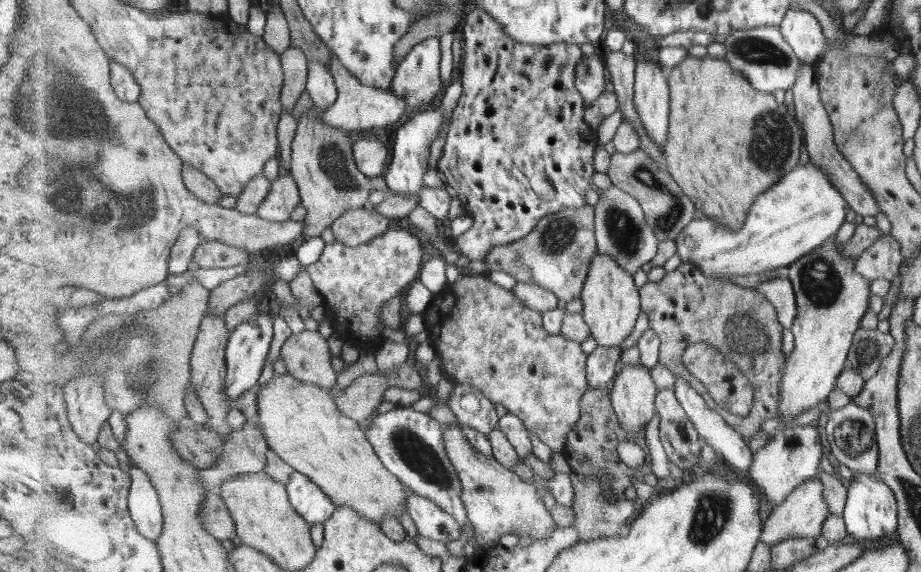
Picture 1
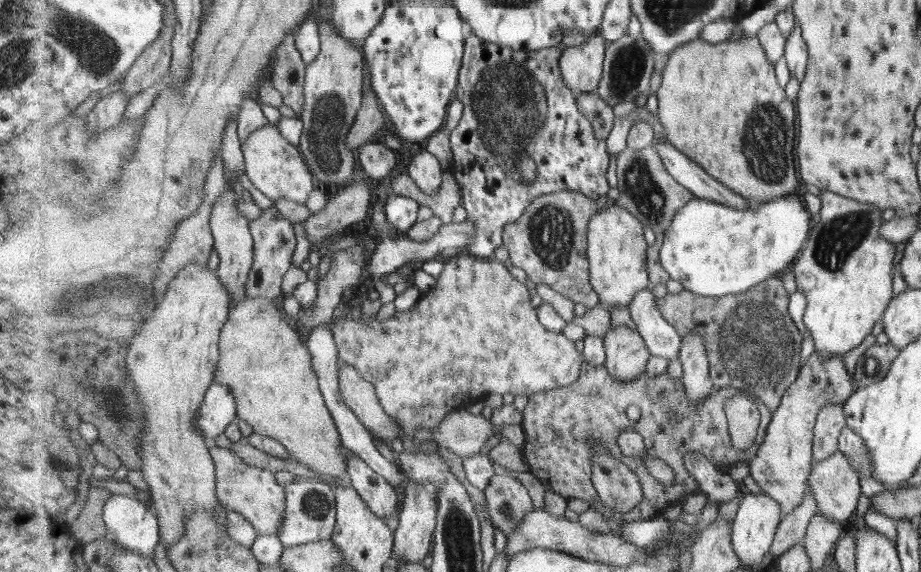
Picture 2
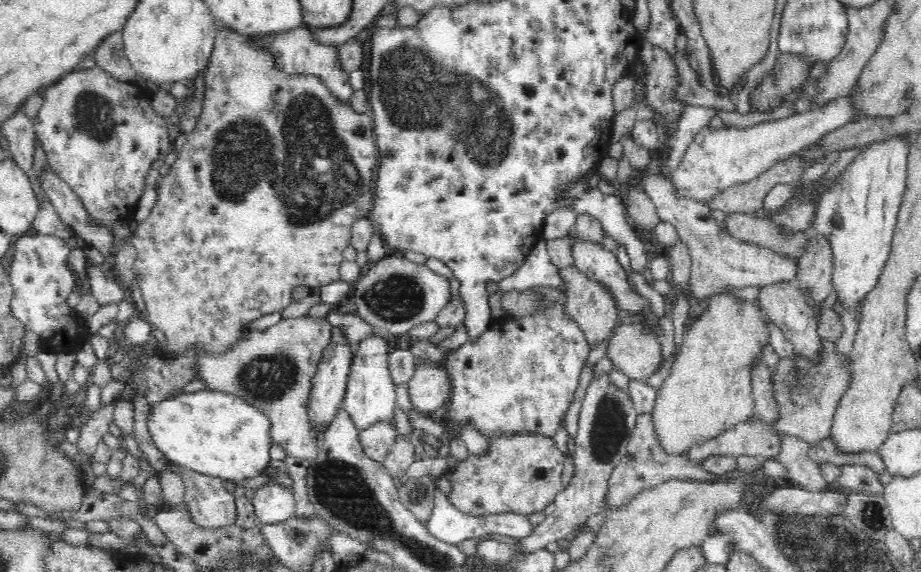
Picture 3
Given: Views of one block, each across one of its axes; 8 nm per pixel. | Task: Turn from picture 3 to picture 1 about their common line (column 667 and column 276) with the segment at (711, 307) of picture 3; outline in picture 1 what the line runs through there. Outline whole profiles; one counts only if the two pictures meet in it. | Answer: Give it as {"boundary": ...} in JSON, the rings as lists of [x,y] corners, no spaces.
{"boundary":[[[284,372],[278,377],[271,378],[257,390],[257,412],[258,421],[263,430],[268,445],[285,460],[295,471],[301,472],[311,478],[312,482],[319,485],[321,489],[331,498],[337,506],[353,508],[361,516],[381,524],[387,516],[389,518],[401,518],[403,512],[408,513],[408,499],[410,494],[407,486],[394,476],[385,464],[380,460],[372,442],[369,442],[362,425],[345,416],[336,401],[329,396],[327,388],[307,383],[289,372]]]}

